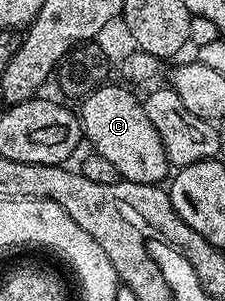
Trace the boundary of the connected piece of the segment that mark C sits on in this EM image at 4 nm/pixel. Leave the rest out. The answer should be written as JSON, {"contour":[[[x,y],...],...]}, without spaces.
{"contour":[[[117,86],[101,87],[81,100],[80,118],[85,142],[94,146],[91,147],[93,154],[108,157],[108,162],[125,182],[161,184],[172,171],[164,153],[164,141],[160,141],[160,133],[156,133],[152,121],[148,121],[143,100],[137,99],[129,86]]]}

